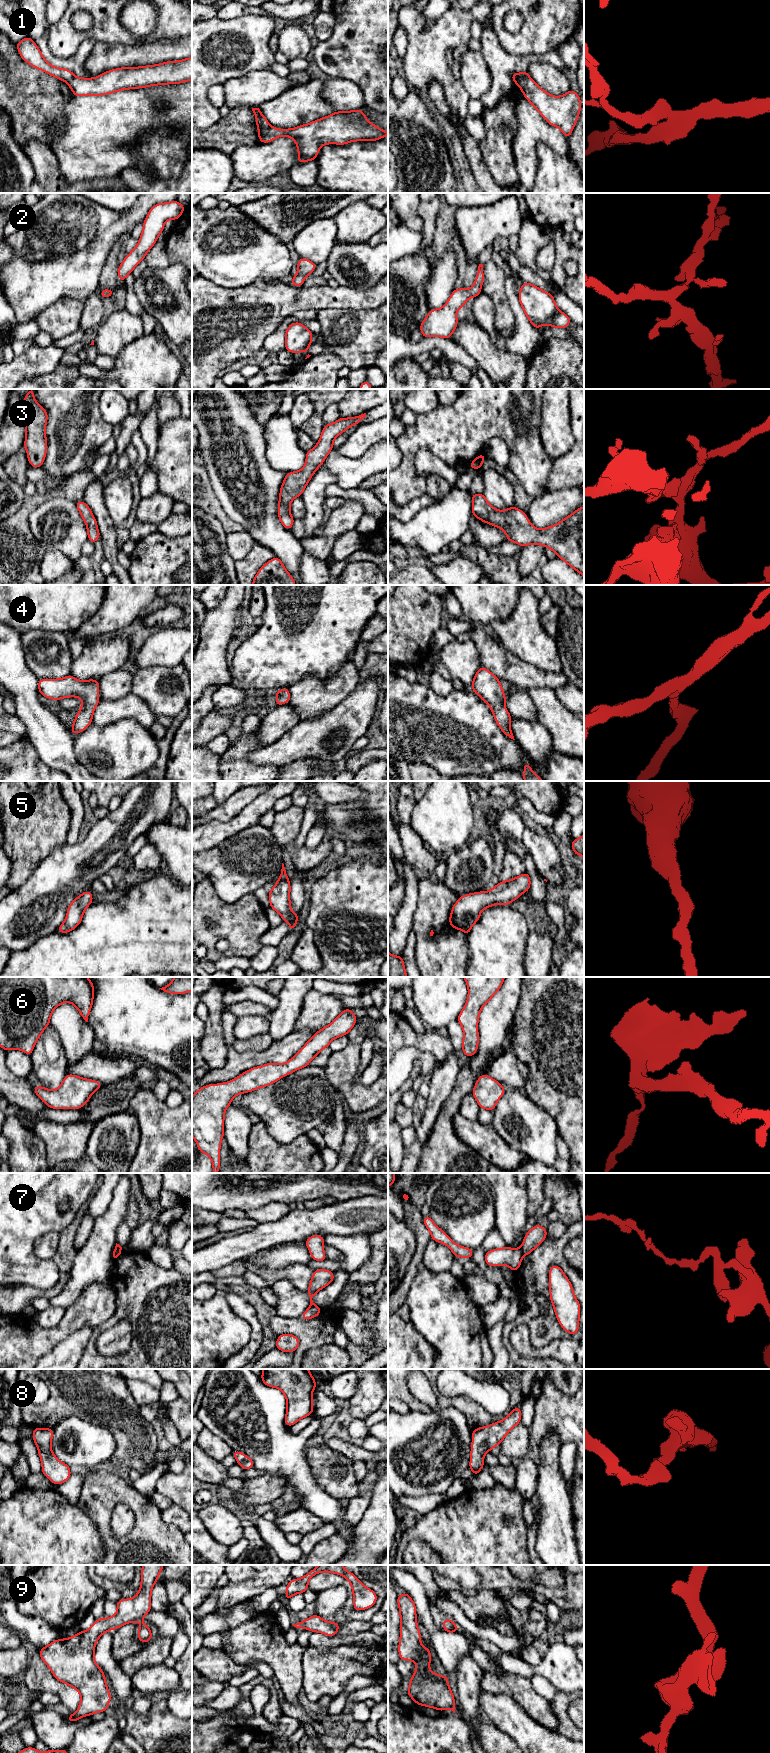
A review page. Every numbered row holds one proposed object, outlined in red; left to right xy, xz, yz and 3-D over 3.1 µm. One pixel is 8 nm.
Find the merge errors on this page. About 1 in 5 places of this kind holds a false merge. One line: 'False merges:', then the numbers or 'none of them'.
False merges: 1, 7

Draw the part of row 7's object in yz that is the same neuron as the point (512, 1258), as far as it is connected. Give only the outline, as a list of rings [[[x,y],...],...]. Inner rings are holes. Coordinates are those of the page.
[[[510,1247],[493,1249],[485,1253],[487,1266],[507,1265],[512,1271],[517,1271],[524,1256],[521,1248],[512,1249]]]

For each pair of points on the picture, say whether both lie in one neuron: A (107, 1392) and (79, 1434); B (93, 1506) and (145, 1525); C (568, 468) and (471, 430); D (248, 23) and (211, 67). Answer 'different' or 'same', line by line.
A: different
B: same
C: different
D: same

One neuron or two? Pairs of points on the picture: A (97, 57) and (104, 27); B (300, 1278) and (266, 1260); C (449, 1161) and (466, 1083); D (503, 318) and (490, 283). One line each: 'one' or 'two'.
A: two
B: two
C: one
D: one

